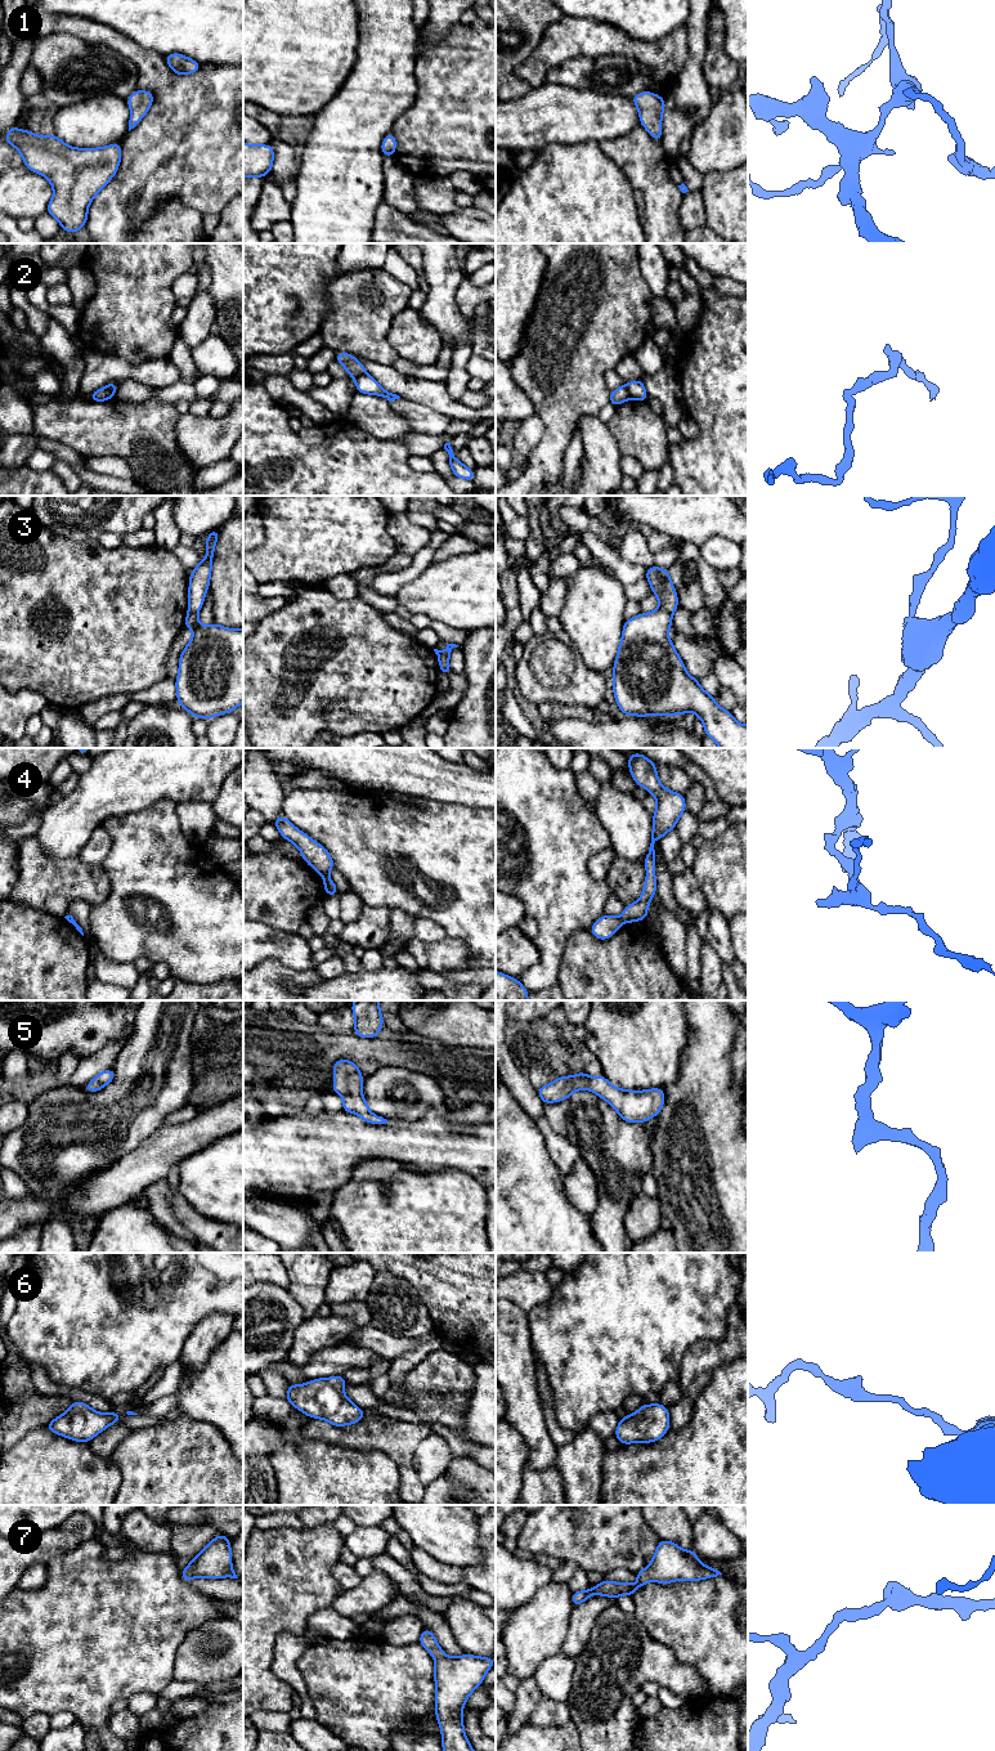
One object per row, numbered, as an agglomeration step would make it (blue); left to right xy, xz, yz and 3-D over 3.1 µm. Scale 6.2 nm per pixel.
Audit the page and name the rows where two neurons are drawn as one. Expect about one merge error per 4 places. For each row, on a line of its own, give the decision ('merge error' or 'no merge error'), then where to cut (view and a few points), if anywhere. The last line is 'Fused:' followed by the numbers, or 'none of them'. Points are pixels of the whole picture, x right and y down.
1: no merge error; cut none
2: merge error; cut yz (624, 385), (631, 398)
3: merge error; cut yz (659, 607), (671, 614)
4: merge error; cut xz (322, 873), (327, 874)
5: no merge error; cut none
6: no merge error; cut none
7: no merge error; cut none
Fused: 2, 3, 4

